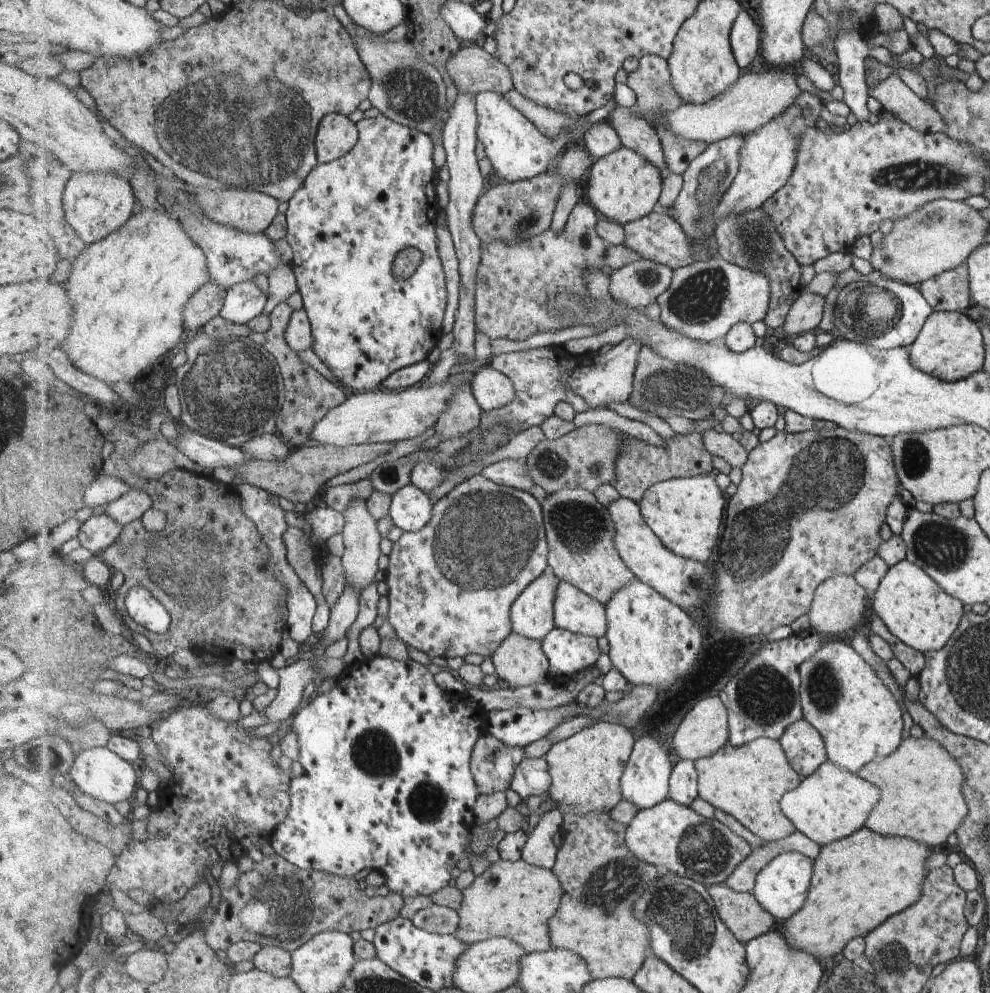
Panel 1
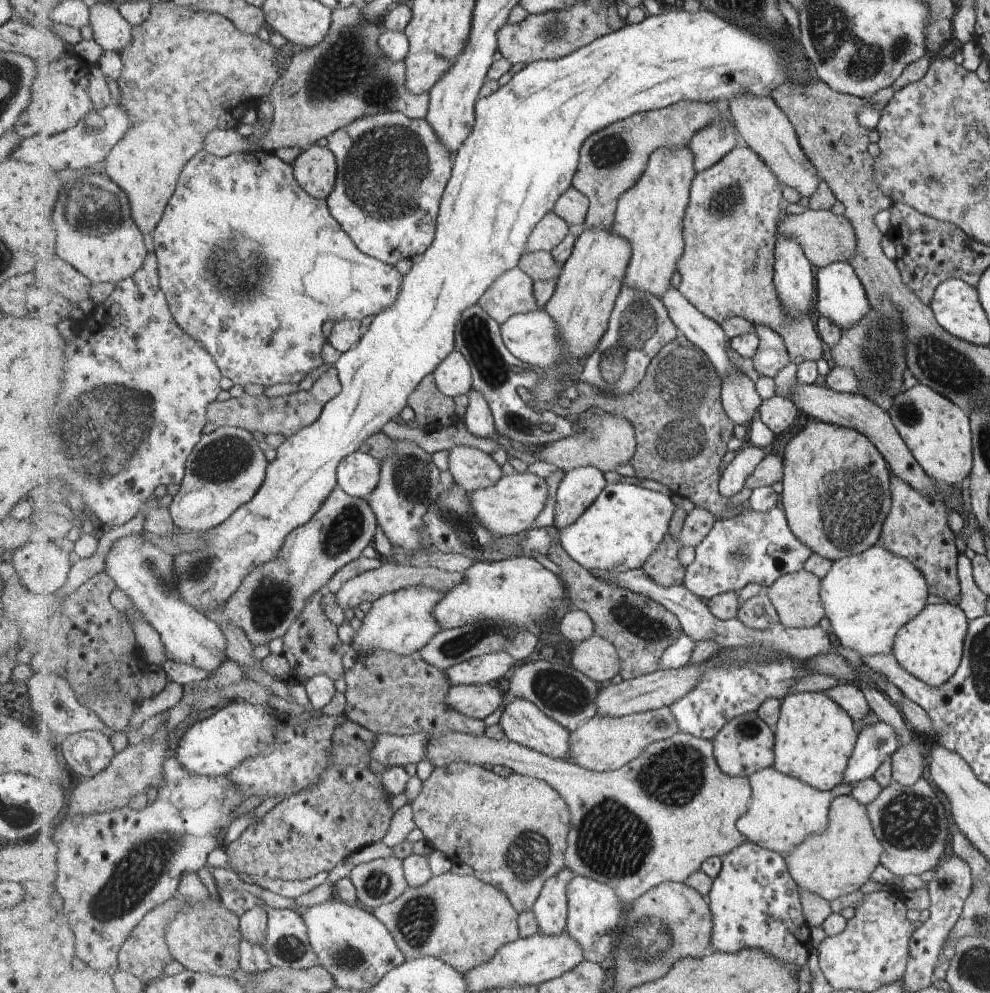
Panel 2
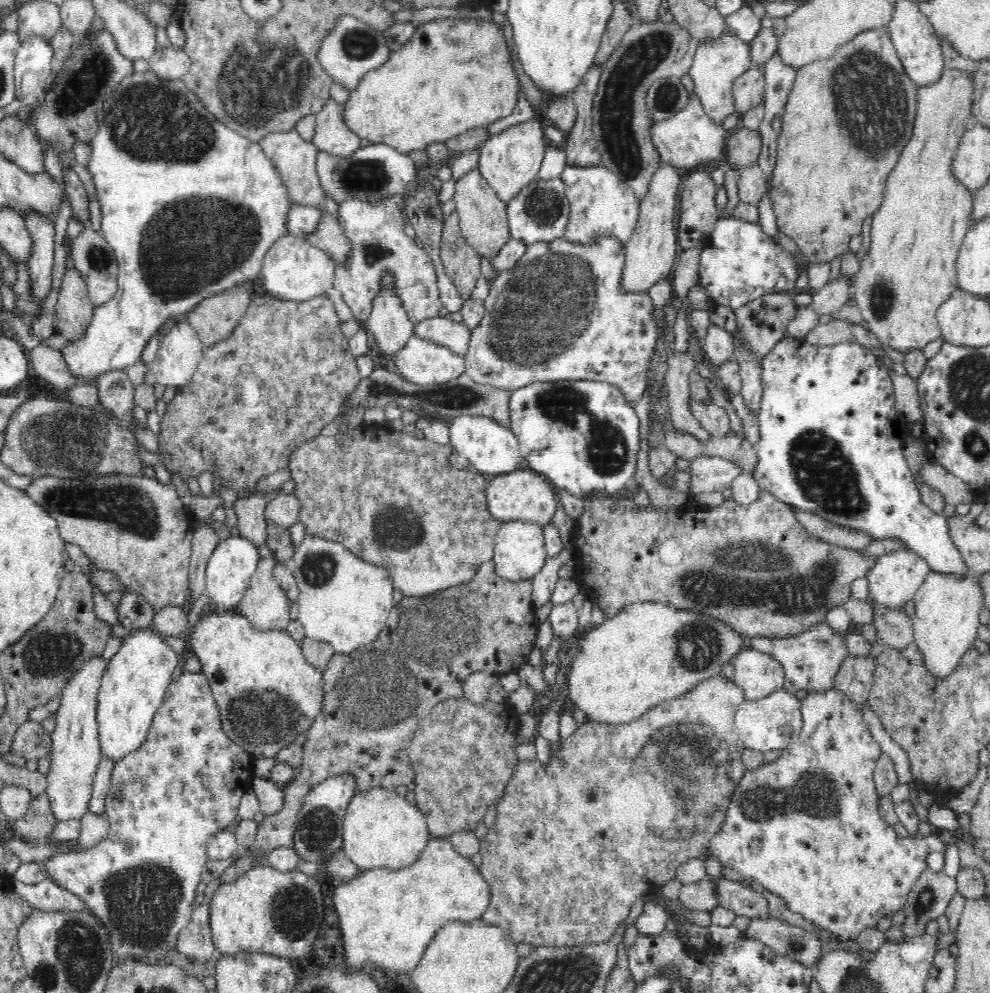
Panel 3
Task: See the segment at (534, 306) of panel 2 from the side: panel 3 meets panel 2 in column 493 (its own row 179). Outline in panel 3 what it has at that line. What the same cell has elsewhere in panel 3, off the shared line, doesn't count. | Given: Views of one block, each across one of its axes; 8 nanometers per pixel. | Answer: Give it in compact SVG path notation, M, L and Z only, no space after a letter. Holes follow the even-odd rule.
M277 129L276 132L268 132L260 138L263 151L271 157L272 164L279 169L279 175L287 184L291 200L294 203L313 204L323 206L325 202L324 191L320 190L320 179L316 173L316 150L317 146L312 140L304 140L295 129Z

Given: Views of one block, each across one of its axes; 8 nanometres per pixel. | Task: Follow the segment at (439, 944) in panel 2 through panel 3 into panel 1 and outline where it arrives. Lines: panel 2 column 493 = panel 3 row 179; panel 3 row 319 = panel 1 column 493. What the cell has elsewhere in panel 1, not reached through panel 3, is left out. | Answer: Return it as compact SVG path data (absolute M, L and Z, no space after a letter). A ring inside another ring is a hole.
M500 859L485 869L475 882L462 890L463 906L459 908L459 930L455 936L465 944L505 937L521 944L529 953L553 949L550 920L562 903L563 884L552 869L518 861Z

